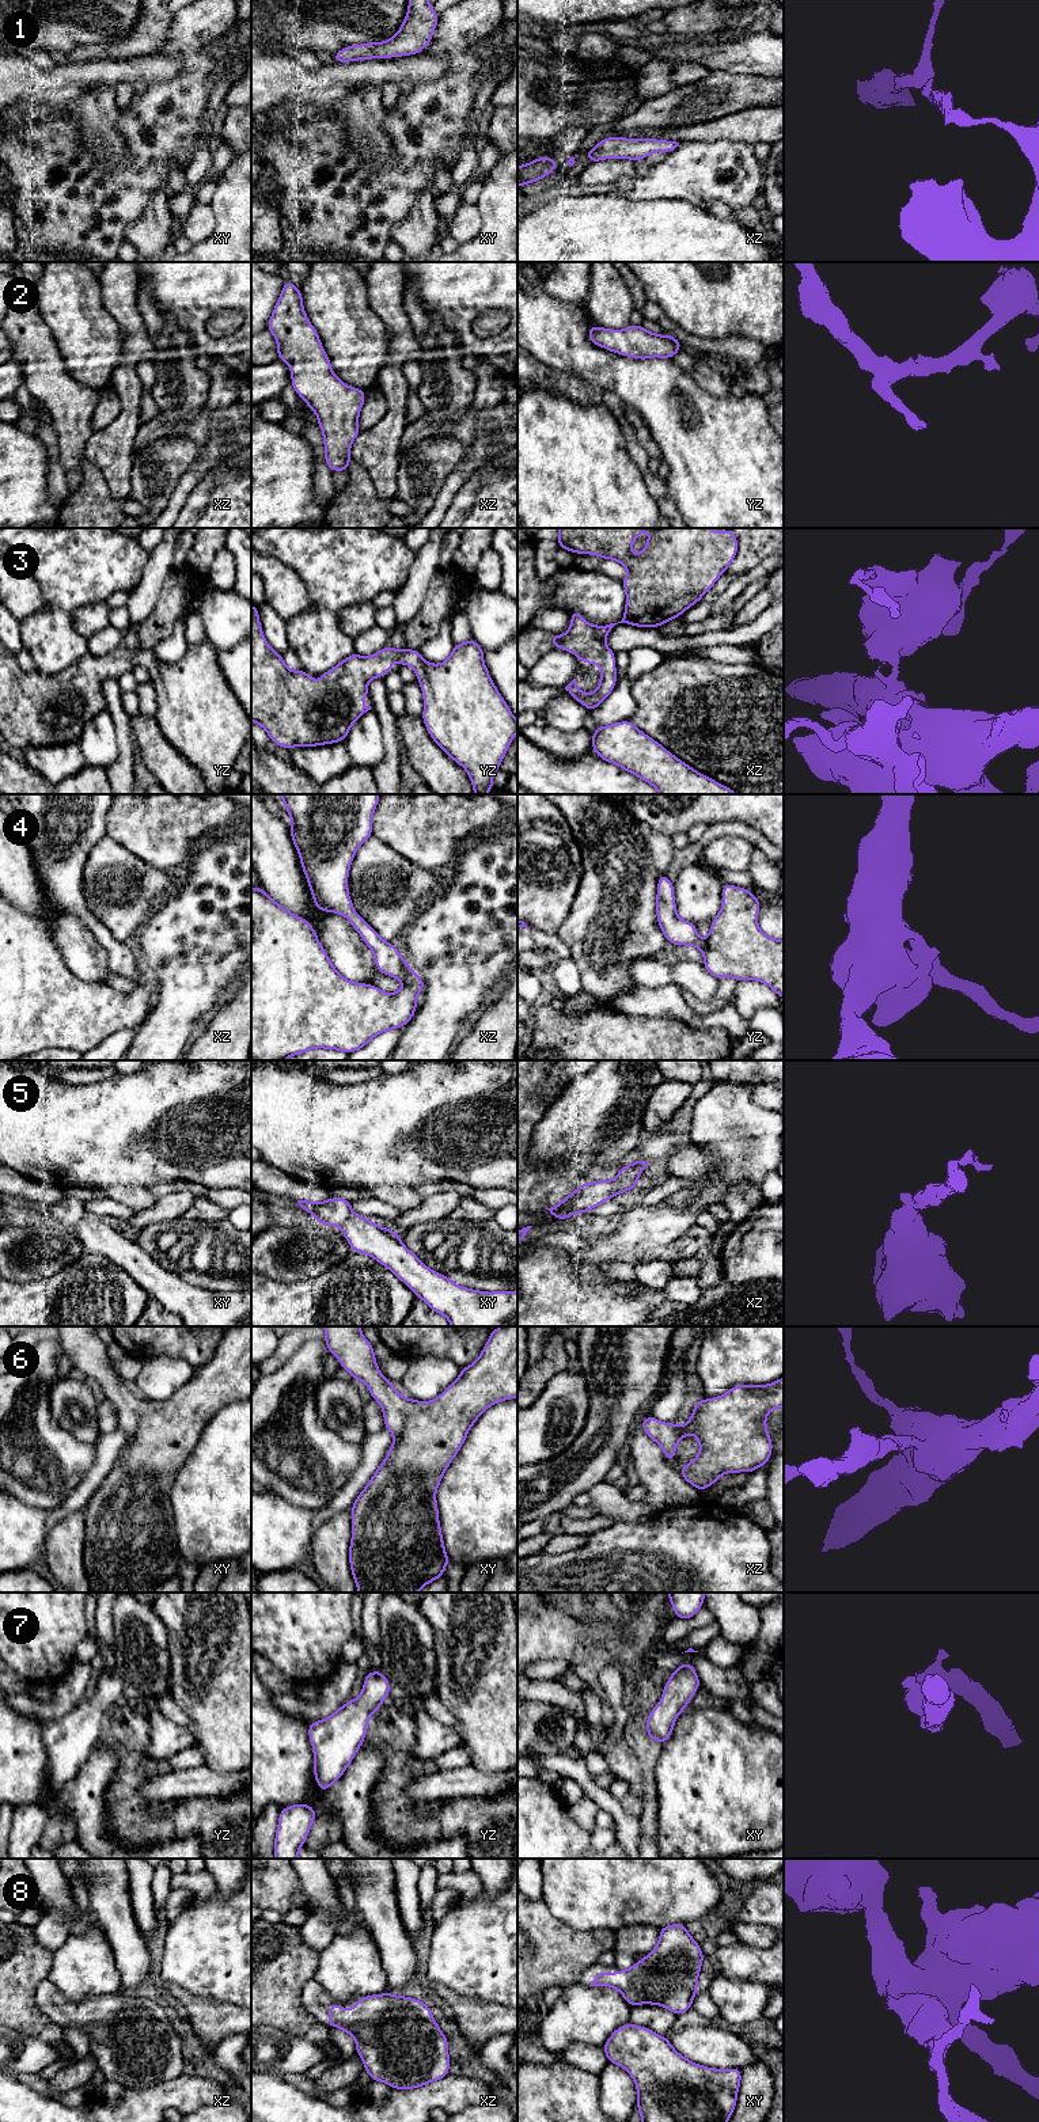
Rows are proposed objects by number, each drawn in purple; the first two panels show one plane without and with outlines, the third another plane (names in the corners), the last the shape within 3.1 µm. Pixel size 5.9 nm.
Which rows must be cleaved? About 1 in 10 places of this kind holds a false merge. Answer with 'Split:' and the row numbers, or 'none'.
Split: none

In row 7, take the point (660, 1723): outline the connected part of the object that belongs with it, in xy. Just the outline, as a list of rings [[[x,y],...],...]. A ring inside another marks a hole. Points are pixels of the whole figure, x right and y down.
[[[686,1662],[672,1670],[657,1707],[648,1713],[645,1730],[651,1739],[661,1745],[670,1739],[678,1715],[687,1708],[699,1685],[691,1663]]]

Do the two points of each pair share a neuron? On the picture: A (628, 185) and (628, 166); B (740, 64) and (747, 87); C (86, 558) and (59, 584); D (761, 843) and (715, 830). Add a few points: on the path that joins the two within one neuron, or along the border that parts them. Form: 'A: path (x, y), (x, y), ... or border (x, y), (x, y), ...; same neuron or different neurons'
A: border (637, 174), (618, 177), (613, 182); different neurons
B: border (712, 71), (754, 73), (769, 79); different neurons
C: path (79, 565), (65, 577); same neuron
D: path (750, 834), (743, 830), (725, 830); same neuron

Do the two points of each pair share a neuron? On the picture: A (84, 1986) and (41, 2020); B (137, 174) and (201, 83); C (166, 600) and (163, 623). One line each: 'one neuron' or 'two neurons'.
A: two neurons
B: one neuron
C: one neuron

